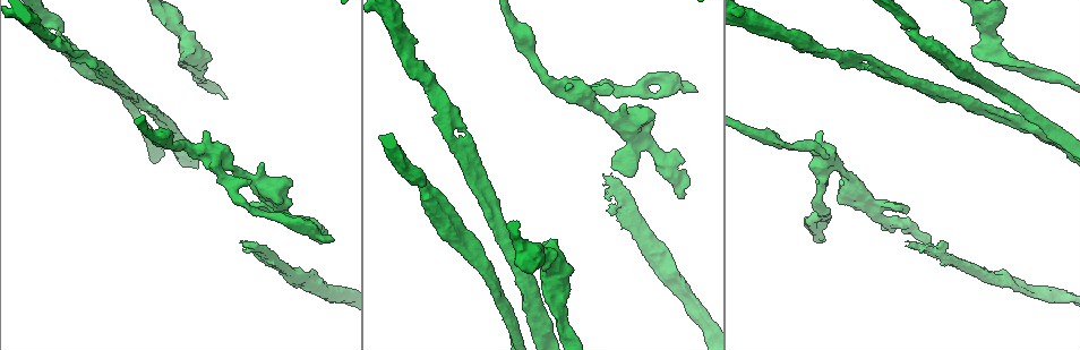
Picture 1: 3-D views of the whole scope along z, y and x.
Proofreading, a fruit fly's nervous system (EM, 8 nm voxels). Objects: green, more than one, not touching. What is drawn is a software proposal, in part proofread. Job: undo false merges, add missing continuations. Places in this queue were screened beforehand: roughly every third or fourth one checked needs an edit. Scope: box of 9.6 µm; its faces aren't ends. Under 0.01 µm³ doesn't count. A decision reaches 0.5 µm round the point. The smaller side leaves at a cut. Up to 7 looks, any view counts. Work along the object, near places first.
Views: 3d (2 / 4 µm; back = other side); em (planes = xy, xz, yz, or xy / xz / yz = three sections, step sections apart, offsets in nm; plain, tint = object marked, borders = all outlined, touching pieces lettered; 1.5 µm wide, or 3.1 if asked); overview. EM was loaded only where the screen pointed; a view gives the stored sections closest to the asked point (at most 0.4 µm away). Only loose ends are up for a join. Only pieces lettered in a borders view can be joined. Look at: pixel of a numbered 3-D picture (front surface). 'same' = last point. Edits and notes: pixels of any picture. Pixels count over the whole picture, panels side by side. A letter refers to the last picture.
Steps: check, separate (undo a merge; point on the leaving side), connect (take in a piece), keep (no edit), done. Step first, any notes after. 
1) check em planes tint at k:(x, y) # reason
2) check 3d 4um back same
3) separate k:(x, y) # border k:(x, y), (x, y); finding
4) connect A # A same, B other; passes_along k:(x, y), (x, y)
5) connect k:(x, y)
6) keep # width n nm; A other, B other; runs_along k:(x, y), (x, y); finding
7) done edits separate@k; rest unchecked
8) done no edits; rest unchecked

check 3d 4um at 1:(35, 26) # calibre changes

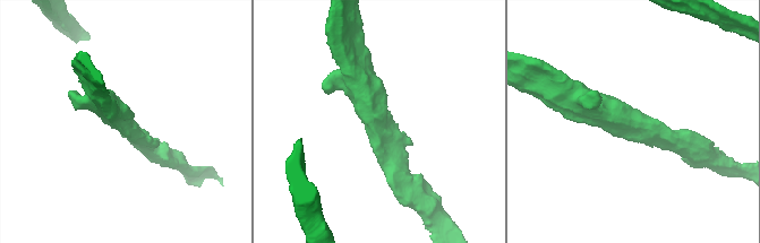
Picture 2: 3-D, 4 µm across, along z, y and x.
check em planes tint at 2:(624, 120) # arm_widths 240, 440 nm

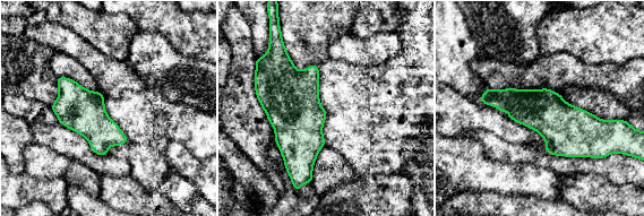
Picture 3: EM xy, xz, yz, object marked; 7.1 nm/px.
check em planes borders same

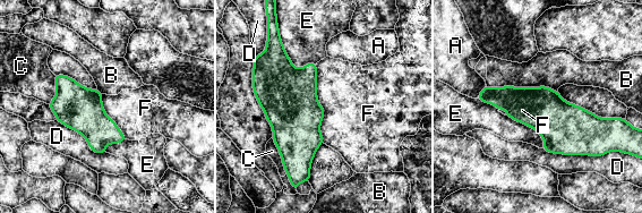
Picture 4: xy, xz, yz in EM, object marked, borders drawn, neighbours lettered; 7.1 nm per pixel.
keep # A other, B other, C other, D other, E other, F other; border 4:(56, 120), (105, 153); continuous, no second neuron

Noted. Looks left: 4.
check 3d 2um at 1:(321, 243) # branch stops here

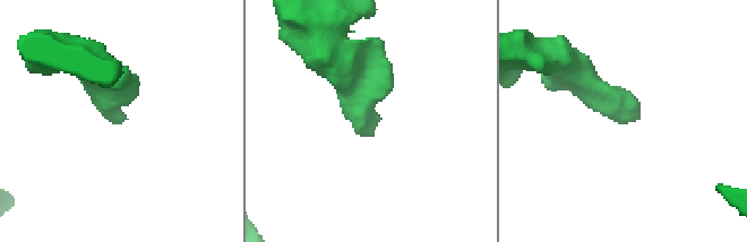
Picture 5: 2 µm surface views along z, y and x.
check em yz step 8 borders at 5:(370, 133) # shape alone is not enough

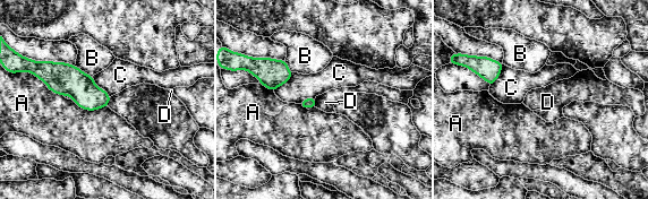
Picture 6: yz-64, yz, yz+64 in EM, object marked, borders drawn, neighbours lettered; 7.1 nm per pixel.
check em planes borders same

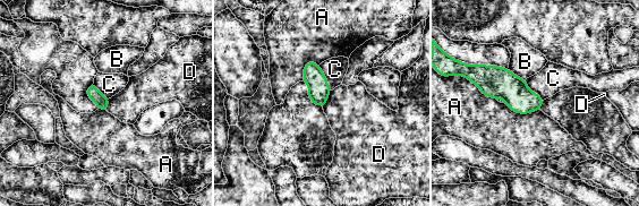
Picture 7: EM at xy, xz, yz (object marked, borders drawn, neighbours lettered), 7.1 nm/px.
keep # A other, B other, C other, D other; border 7:(331, 91), (322, 106); none of them fits

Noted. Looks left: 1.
done no edits; rest unchecked

